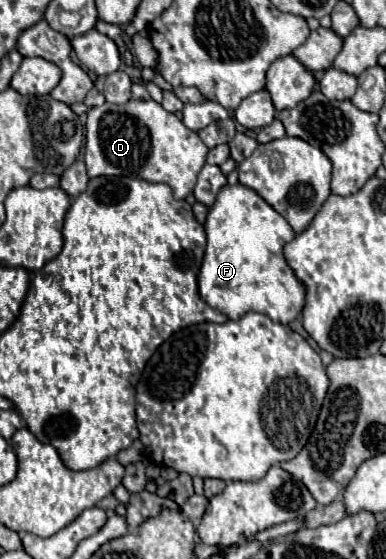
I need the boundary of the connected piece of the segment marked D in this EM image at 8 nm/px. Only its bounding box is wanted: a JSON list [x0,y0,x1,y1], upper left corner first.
[85,99,209,199]

